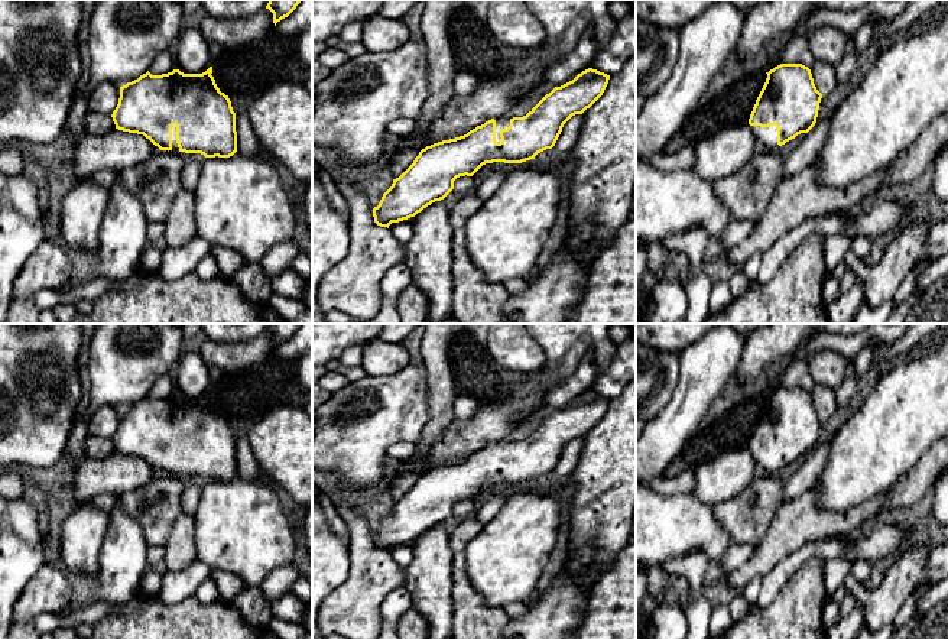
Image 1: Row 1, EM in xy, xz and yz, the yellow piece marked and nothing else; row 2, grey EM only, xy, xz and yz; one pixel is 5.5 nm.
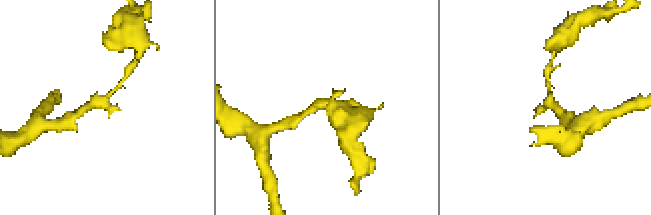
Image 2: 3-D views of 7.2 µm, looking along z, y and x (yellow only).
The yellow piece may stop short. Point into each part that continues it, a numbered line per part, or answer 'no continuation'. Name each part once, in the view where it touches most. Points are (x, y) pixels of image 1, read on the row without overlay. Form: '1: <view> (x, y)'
1: xz (502, 445)

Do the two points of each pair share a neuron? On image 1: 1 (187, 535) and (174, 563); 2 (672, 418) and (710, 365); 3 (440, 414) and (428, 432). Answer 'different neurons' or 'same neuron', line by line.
1: same neuron
2: same neuron
3: same neuron

